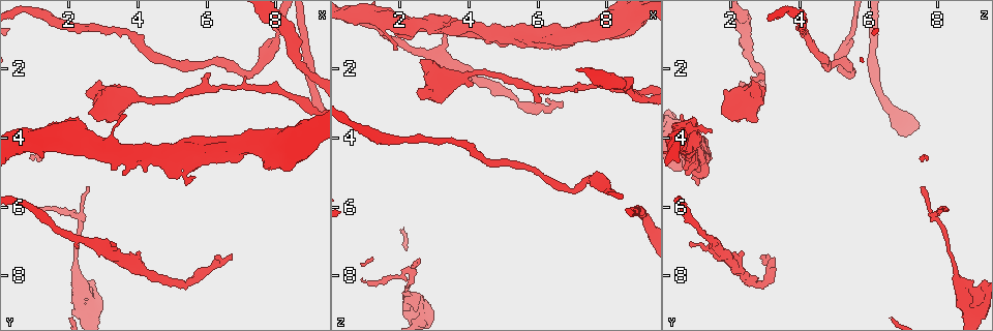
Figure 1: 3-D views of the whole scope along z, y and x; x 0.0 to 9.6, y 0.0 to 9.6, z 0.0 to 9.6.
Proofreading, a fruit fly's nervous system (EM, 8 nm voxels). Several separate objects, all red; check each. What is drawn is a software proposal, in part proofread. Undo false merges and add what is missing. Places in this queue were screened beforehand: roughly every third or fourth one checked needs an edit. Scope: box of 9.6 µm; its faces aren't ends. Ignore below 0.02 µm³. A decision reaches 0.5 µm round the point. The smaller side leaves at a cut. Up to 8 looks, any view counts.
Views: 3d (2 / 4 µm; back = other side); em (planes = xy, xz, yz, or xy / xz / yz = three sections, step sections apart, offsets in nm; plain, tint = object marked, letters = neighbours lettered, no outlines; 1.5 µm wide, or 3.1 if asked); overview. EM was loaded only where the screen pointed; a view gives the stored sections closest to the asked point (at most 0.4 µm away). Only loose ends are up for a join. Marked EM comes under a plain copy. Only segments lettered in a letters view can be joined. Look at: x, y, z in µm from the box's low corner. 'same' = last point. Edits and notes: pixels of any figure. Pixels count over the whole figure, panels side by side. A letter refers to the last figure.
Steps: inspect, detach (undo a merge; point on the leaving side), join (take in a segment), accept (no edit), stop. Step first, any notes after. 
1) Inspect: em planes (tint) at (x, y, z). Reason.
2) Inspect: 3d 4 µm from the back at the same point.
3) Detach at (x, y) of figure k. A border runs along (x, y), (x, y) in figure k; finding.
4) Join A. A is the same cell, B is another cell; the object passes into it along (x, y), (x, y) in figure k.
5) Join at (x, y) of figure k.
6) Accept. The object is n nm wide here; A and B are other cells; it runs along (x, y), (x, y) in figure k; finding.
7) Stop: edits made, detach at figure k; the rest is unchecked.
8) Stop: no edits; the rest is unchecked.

Inspect: em planes (letters) at (5.40, 5.35, 1.05). Thick end.

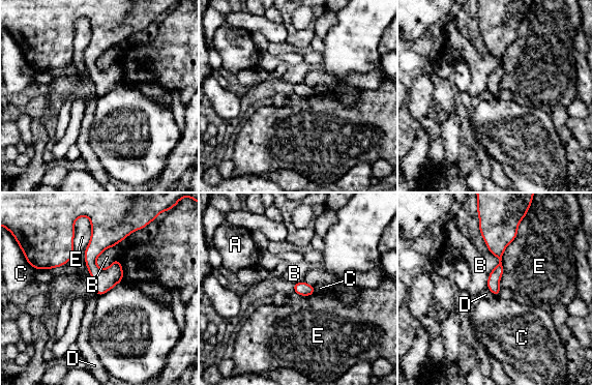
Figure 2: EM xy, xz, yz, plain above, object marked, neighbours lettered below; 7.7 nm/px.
Accept. A, B, C, D and E are other cells; a border runs along (303, 280), (313, 286) in figure 2; no lettered segment goes on from it.

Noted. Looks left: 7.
Inspect: em planes (letters) at (1.90, 3.80, 1.50). Free end.

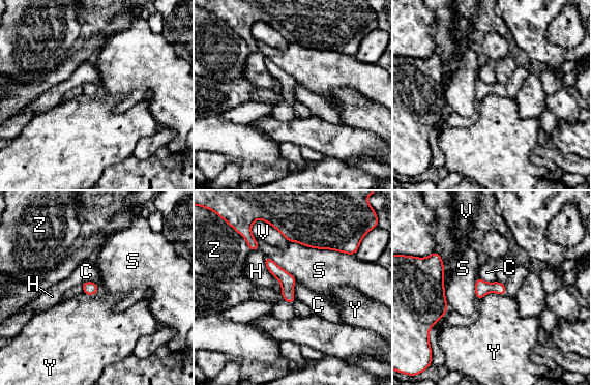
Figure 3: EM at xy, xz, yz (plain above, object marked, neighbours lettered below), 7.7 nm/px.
Accept. C, H, S, V, Y and Z are other cells; none of them fits.

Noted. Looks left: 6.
Inspect: em xy step 8 (tint) at (6.65, 7.40, 3.10). Long arm stops here.

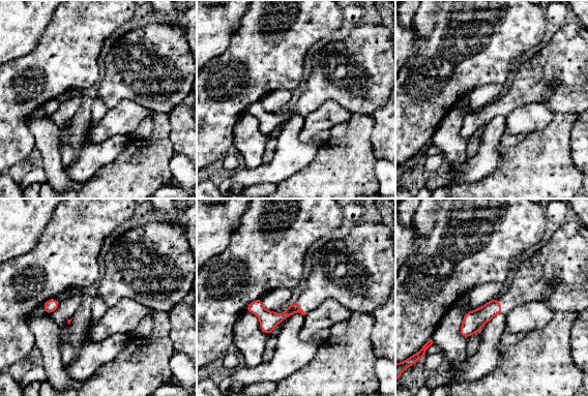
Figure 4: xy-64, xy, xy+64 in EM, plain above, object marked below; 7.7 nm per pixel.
Inspect: em yz step 4 (letters) at the same point.

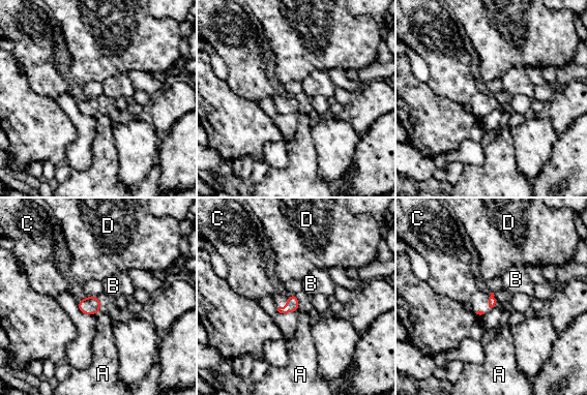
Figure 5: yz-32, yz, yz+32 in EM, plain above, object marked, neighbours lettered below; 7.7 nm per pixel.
Join C. C is the same cell, A, B and D are other cells; the object passes into it along (292, 303), (287, 305), (261, 286) in figure 5; the cell continues.

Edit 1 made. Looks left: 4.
Inspect: 3d 2 µm at (6.15, 2.15, 2.95). Branch stops here.

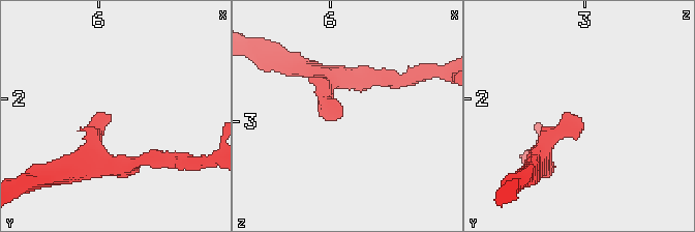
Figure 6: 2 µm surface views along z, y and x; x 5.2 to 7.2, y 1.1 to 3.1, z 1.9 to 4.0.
Inspect: em xz step 8 (tint) at (6.12, 2.18, 2.92). Shape alone is not enough.

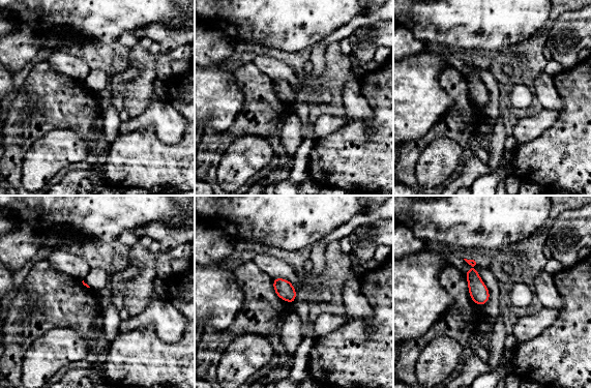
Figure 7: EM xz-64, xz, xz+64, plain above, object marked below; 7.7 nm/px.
Inspect: em planes (letters) at the same point.

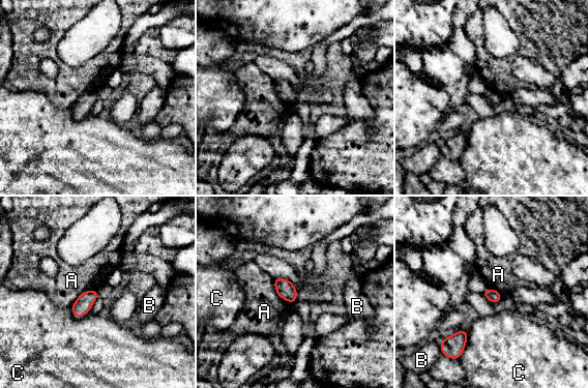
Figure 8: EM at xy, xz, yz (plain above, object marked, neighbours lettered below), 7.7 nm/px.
Accept. A, B and C are other cells; a border runs along (273, 278), (275, 292), (292, 303) in figure 8; none of them fits.

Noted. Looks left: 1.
Stop: edits made, join at figure 5; the rest is unchecked.

